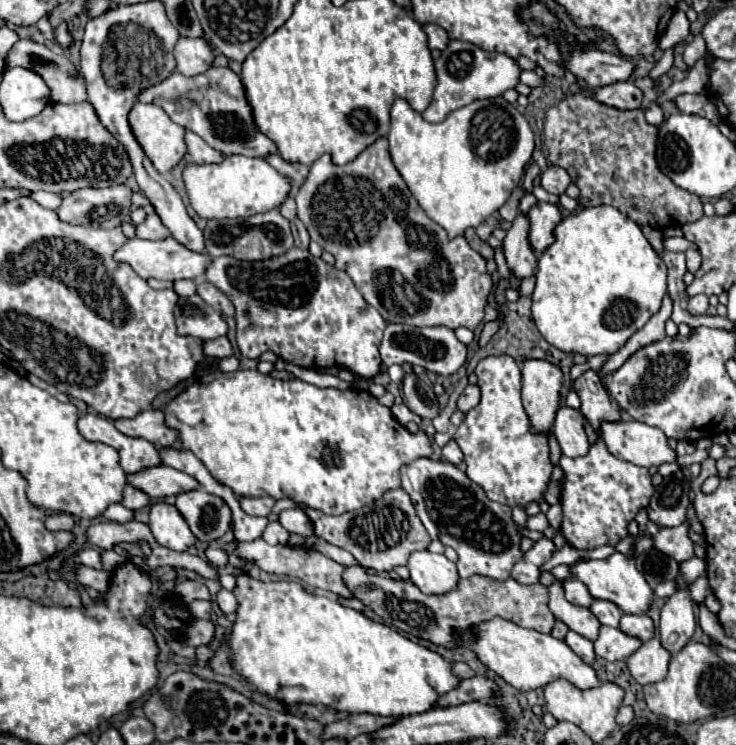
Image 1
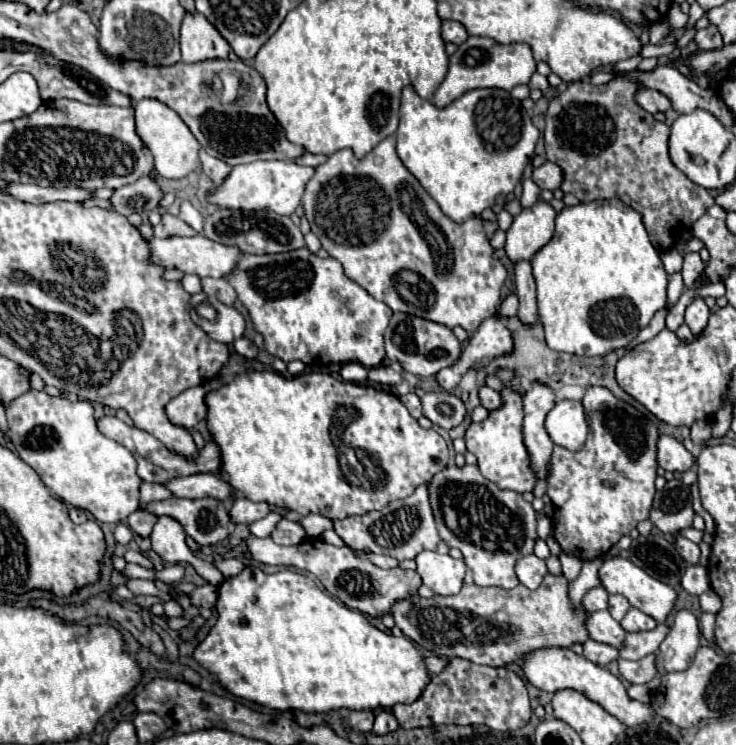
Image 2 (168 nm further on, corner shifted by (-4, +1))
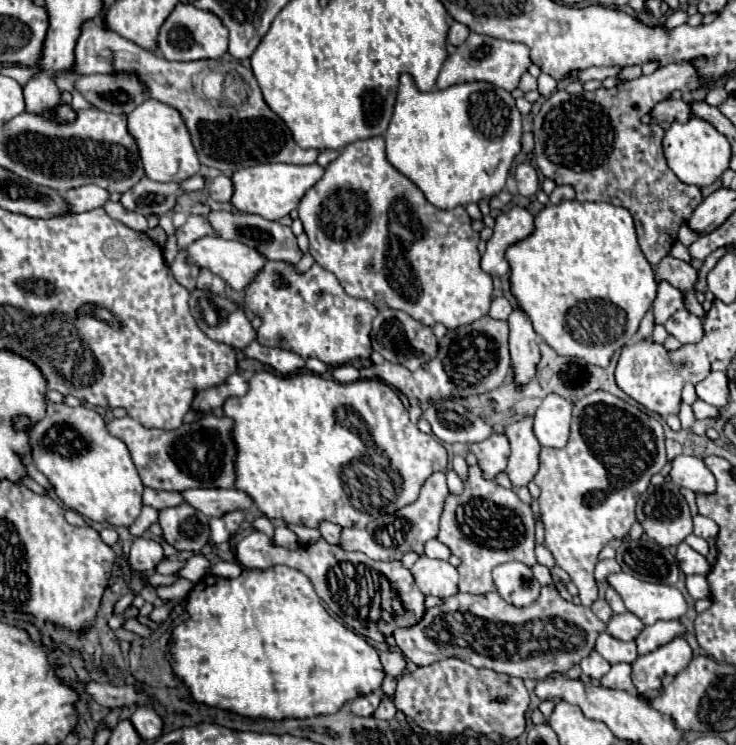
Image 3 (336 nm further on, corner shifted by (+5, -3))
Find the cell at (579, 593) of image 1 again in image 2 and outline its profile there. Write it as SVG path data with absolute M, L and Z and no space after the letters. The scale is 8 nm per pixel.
M592 588L592 590L588 590L588 594L584 596L582 604L590 612L606 610L608 608L608 592L606 592L606 588Z

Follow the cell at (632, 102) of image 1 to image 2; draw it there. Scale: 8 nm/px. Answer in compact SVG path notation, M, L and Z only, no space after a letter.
M650 88L638 90L636 100L638 100L638 104L640 104L644 110L648 110L650 114L656 114L656 112L666 112L668 108L672 108L670 100L668 100L662 92L658 92L658 90L650 90Z

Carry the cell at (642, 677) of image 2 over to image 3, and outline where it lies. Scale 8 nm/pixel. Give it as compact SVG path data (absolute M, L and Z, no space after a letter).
M621 662L621 664L613 664L611 670L601 678L601 684L607 688L617 688L617 690L625 690L629 694L635 694L635 684L631 680L631 664Z

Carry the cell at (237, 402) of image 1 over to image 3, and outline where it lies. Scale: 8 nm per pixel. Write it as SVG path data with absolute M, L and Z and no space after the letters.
M267 370L255 372L249 376L249 392L241 398L227 398L223 404L223 414L227 418L233 420L233 430L231 430L231 438L237 446L237 454L235 454L235 488L245 492L255 506L267 516L267 518L281 518L285 522L293 522L293 524L303 524L309 528L317 528L321 520L329 520L333 524L339 526L347 526L347 528L365 528L367 522L371 522L373 518L381 516L381 514L391 514L395 510L399 510L401 506L407 506L409 502L417 500L417 494L425 482L425 478L429 478L429 474L445 470L447 468L447 450L443 448L443 444L439 440L435 440L435 436L431 434L423 434L419 432L419 428L415 424L411 424L409 414L405 410L405 406L401 404L397 392L389 386L385 386L385 382L373 378L373 380L355 380L351 384L339 384L333 378L323 378L319 374L293 374L289 378L281 378L275 376Z

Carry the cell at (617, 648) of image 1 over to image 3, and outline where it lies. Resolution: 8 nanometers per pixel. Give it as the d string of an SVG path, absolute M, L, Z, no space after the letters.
M671 620L671 622L655 622L653 626L645 626L643 632L635 638L637 654L639 656L649 654L655 648L663 646L665 642L673 640L675 636L681 636L683 632L685 632L685 628L677 620Z

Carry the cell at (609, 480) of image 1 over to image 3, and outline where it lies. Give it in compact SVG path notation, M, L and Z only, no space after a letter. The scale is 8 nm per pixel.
M595 390L593 394L587 394L579 402L575 402L567 446L561 450L541 448L539 462L541 466L535 476L535 484L541 490L539 506L545 526L545 546L551 550L555 564L571 576L573 584L579 590L581 604L591 606L597 598L597 582L593 578L593 570L599 550L609 540L627 536L631 524L635 522L637 498L647 490L651 476L667 464L663 428L647 412L623 402L621 398L605 390Z

